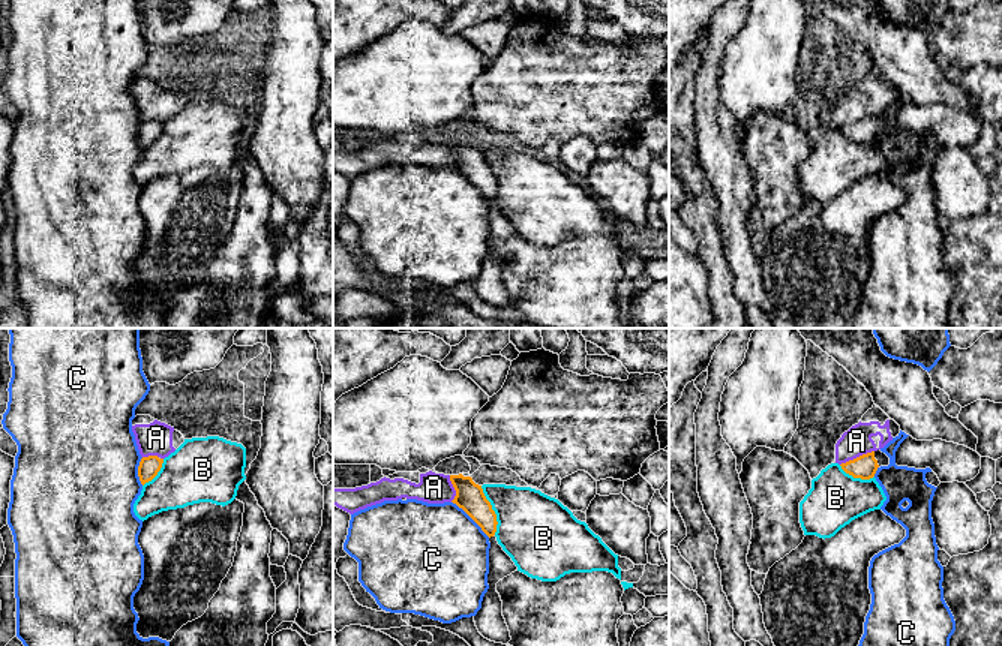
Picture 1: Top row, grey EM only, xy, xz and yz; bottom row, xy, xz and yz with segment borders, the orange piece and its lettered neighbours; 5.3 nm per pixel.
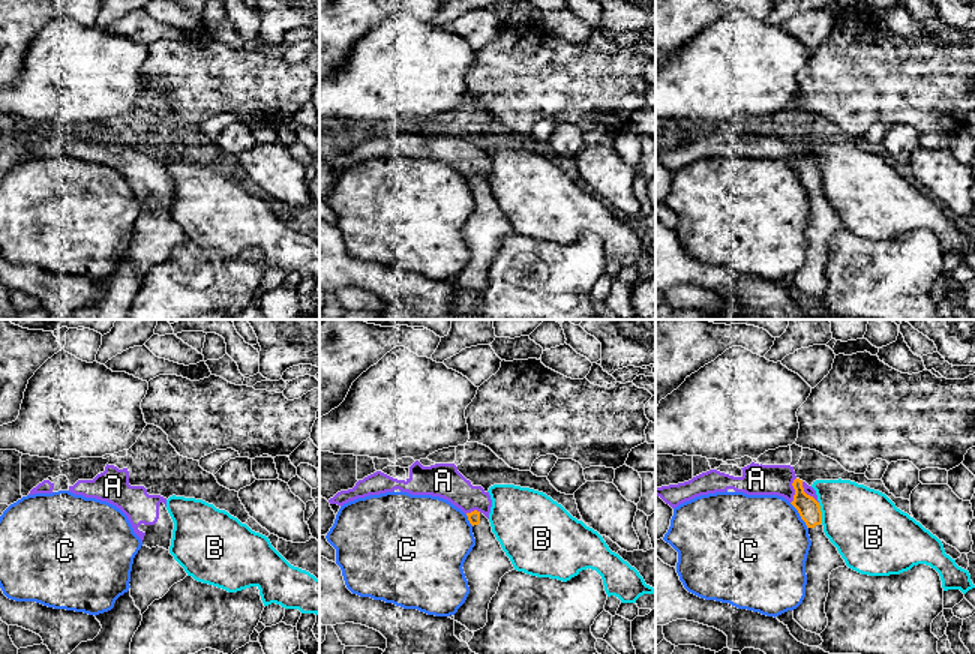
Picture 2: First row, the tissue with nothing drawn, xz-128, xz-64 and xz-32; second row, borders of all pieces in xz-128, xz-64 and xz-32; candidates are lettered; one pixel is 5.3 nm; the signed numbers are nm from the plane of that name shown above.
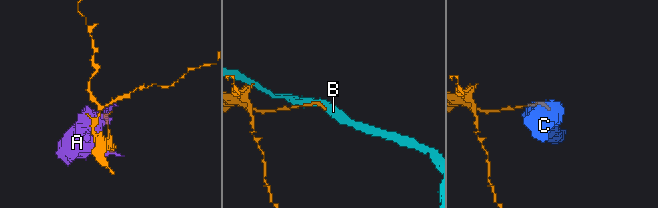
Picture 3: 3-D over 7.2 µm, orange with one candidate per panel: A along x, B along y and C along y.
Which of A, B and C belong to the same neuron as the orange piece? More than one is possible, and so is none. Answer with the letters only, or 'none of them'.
none of them

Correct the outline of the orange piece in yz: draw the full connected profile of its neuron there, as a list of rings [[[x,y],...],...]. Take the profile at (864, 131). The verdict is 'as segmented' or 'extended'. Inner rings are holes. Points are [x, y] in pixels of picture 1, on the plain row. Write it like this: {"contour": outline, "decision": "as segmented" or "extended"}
{"contour": [[[880,114],[862,118],[854,124],[842,127],[842,133],[854,142],[870,144],[880,130],[888,130],[890,121]]], "decision": "extended"}

